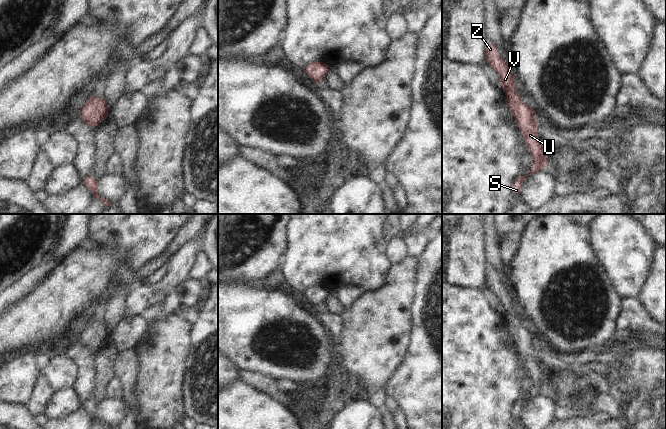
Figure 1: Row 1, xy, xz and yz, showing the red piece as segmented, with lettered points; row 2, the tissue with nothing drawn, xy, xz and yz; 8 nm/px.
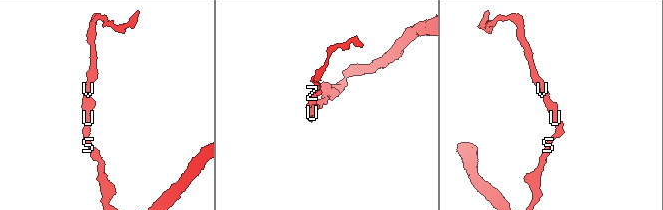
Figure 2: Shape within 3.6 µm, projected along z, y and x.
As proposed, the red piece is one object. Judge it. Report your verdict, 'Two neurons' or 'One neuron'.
One neuron.

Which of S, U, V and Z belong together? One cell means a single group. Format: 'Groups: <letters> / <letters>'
Groups: S U V Z

